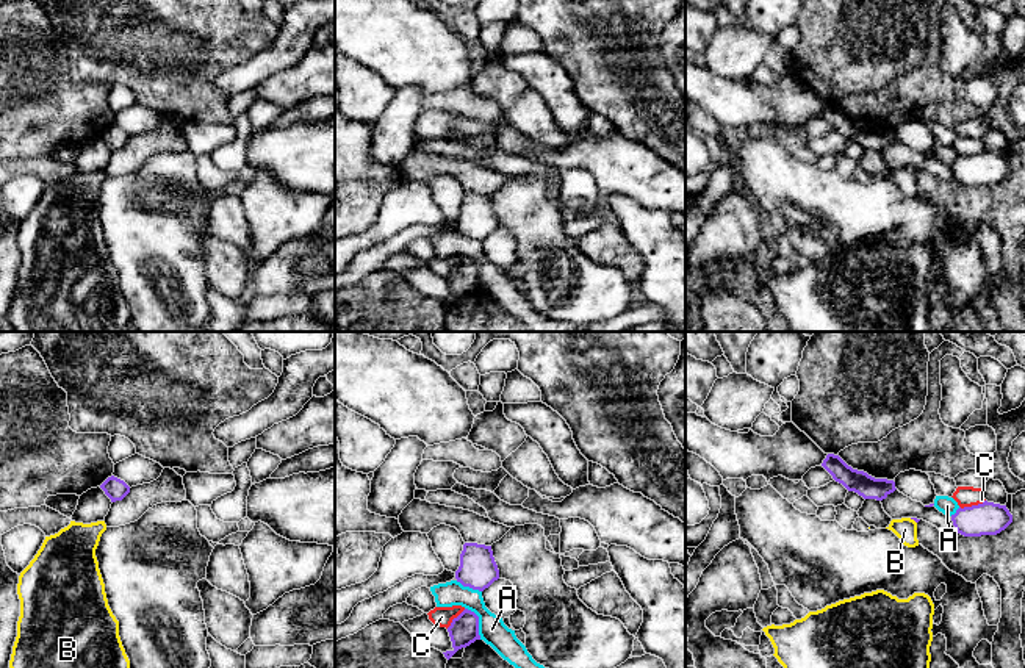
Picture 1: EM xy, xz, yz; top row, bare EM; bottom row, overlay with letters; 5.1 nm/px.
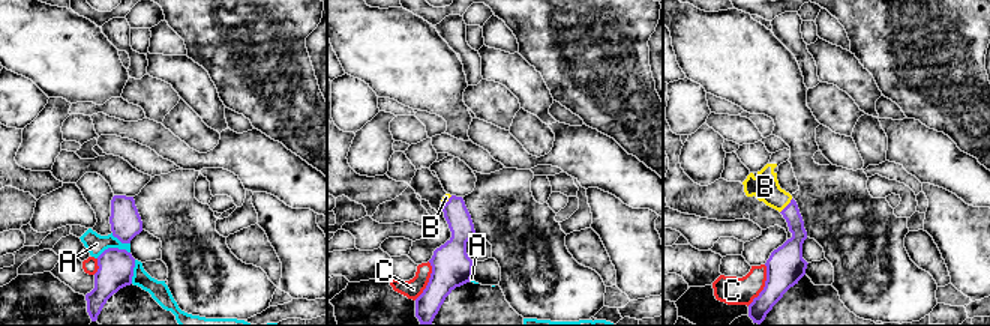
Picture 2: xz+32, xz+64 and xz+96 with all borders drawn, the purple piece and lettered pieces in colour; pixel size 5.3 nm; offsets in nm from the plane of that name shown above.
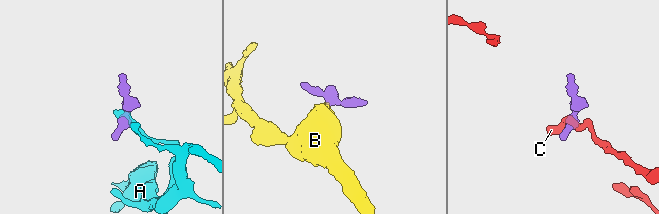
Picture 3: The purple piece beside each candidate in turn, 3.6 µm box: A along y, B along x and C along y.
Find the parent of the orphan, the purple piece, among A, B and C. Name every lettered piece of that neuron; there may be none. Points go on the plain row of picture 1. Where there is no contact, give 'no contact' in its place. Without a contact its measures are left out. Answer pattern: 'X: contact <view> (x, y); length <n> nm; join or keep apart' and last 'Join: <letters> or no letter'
A: contact xz (478, 271); length 190 nm; keep apart
B: contact yz (913, 168); length 50 nm; join
C: contact yz (972, 155); length 140 nm; keep apart
Join: B

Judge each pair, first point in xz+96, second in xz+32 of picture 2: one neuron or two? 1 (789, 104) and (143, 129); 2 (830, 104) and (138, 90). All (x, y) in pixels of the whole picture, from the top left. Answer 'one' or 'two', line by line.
1: two
2: one

